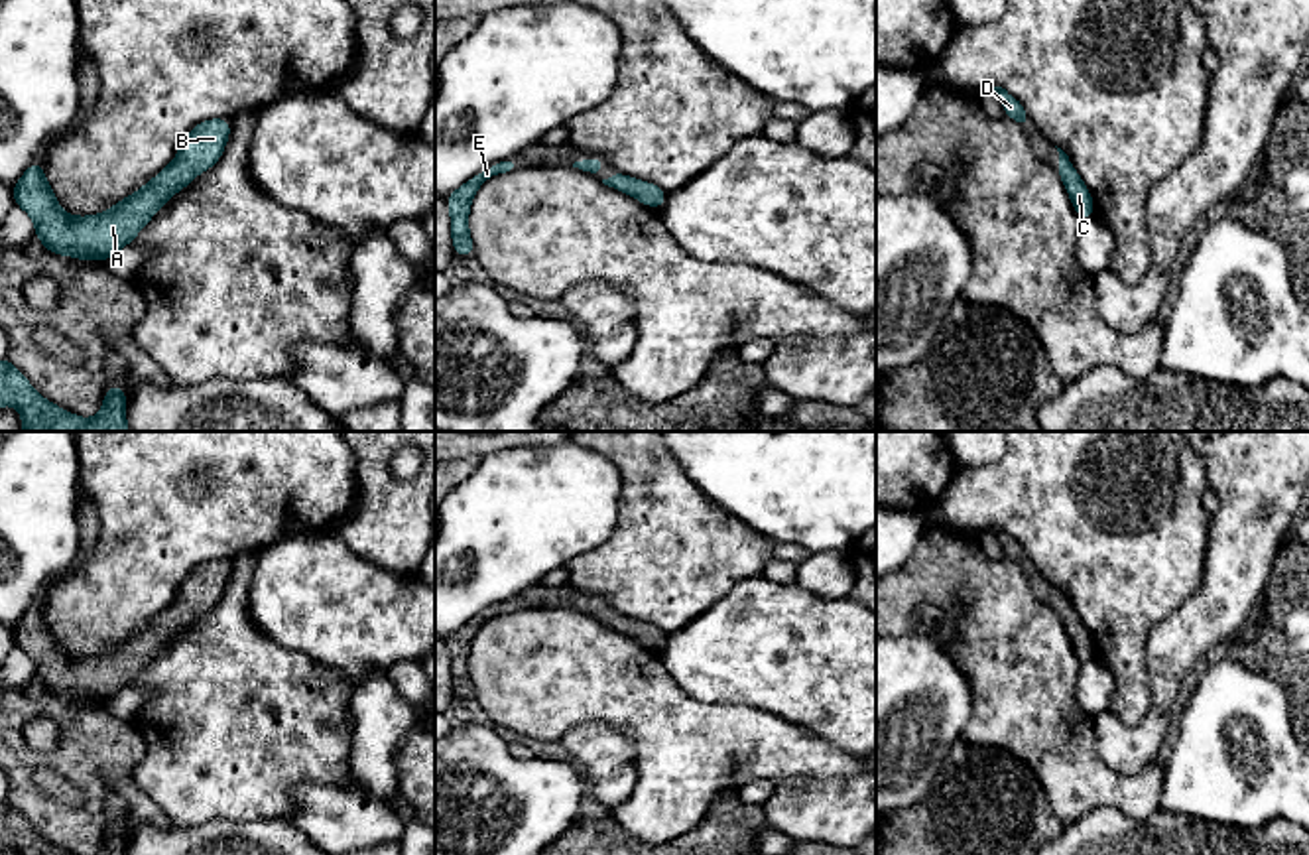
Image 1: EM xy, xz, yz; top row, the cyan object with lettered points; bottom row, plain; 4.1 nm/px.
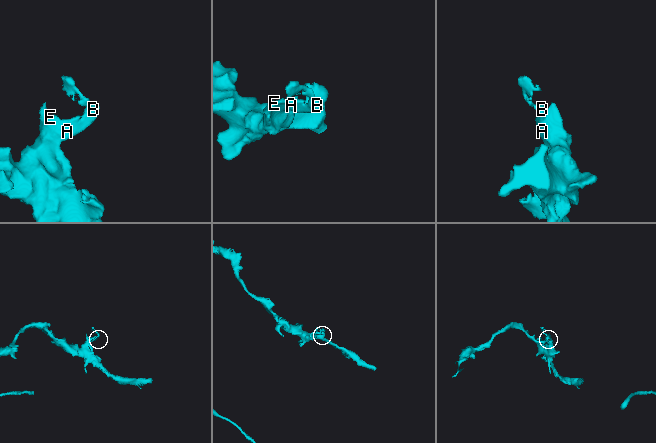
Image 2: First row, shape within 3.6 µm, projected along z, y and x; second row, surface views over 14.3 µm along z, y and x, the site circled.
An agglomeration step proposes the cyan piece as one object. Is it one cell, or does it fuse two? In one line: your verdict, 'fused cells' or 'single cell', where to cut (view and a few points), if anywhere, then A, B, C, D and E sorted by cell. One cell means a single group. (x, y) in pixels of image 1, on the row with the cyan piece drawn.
single cell | no cut | A B C D E

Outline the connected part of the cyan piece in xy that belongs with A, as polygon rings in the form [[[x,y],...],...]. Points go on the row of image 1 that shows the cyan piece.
[[[228,118],[195,124],[165,169],[100,215],[67,215],[45,179],[41,162],[33,162],[14,185],[14,205],[35,221],[33,238],[41,240],[49,254],[106,262],[134,240],[167,199],[220,160],[228,136]]]

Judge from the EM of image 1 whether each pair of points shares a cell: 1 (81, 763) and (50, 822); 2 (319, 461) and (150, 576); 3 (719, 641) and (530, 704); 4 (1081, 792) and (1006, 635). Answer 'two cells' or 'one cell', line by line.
1: one cell
2: one cell
3: two cells
4: one cell

